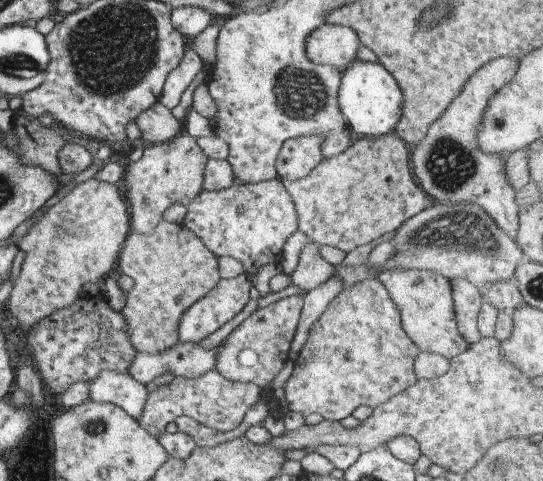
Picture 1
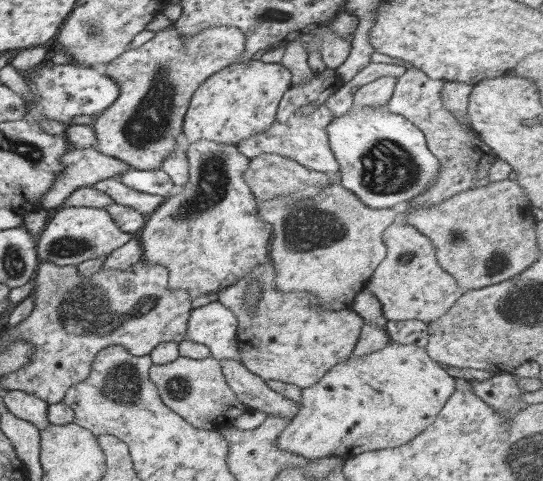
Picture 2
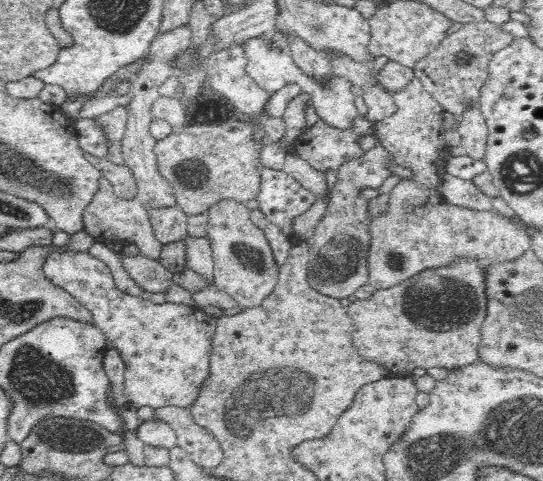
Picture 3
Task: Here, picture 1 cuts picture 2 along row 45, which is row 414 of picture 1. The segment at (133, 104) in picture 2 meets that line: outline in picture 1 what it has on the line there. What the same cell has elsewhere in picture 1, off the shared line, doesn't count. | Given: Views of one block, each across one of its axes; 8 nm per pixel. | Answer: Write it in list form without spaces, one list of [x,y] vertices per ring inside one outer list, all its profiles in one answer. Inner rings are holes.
[[[215,369],[207,370],[199,378],[183,379],[173,376],[171,382],[161,384],[155,390],[147,392],[143,410],[135,422],[155,440],[159,432],[164,431],[166,424],[181,415],[191,417],[217,432],[227,432],[239,426],[247,409],[259,400],[263,391],[253,383],[243,384],[227,380]]]

